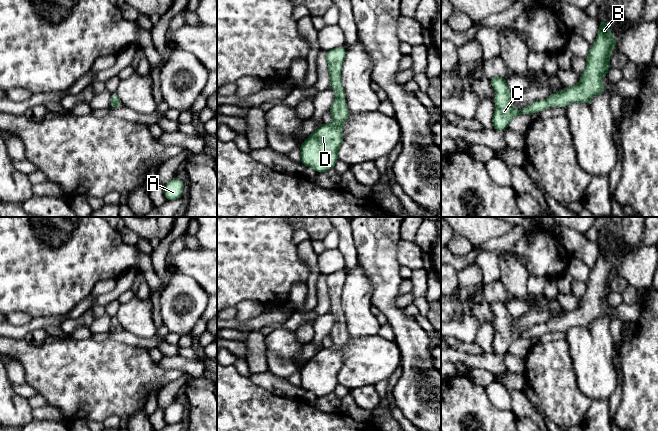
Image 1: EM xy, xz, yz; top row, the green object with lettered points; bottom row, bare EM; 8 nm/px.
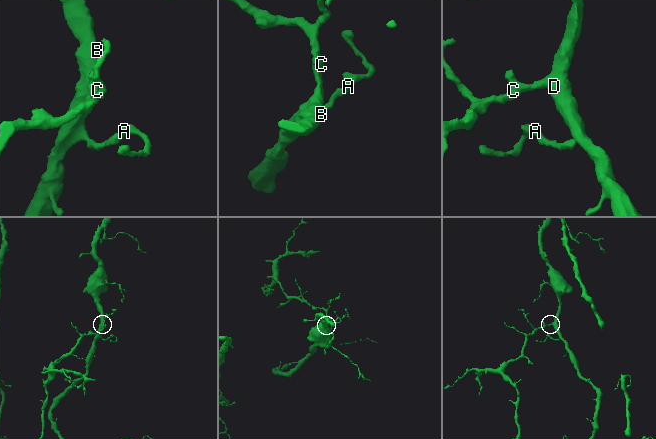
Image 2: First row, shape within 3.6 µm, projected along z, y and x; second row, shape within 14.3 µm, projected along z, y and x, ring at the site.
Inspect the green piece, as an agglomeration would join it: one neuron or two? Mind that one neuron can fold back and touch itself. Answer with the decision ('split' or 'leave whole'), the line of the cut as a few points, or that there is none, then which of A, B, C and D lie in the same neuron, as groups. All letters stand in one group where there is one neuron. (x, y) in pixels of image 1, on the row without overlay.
leave whole; cut none; groups A B C D

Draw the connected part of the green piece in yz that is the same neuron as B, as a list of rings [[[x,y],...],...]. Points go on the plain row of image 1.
[[[600,243],[600,246],[597,261],[590,269],[586,282],[586,292],[581,297],[577,309],[555,316],[546,324],[539,324],[520,334],[514,334],[512,332],[514,317],[506,308],[506,301],[489,303],[491,310],[496,314],[495,334],[492,340],[494,354],[505,355],[510,345],[520,338],[532,339],[548,331],[566,331],[576,326],[590,328],[595,319],[606,317],[602,303],[611,292],[609,282],[615,273],[617,262],[611,258],[610,250],[604,244]]]

